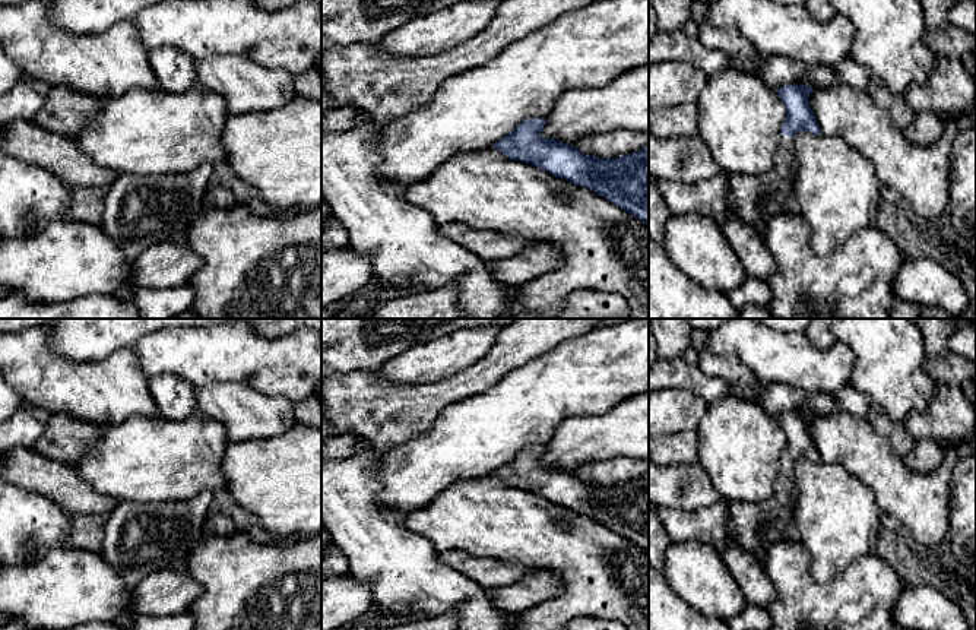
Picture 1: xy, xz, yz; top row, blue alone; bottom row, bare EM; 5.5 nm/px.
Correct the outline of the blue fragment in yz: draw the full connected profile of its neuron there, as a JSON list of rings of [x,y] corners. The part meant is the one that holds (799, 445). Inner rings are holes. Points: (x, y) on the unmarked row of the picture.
[[[785,412],[777,418],[786,446],[780,456],[780,471],[773,494],[764,501],[729,501],[728,536],[722,547],[739,547],[764,561],[769,548],[785,539],[785,529],[795,522],[798,498],[793,463],[798,459],[821,462],[818,449],[808,431],[814,417],[808,412]]]

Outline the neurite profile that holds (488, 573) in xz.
[[[457,550],[438,553],[438,558],[441,563],[462,572],[485,591],[506,586],[539,572],[538,569],[507,563],[498,558],[473,557]]]

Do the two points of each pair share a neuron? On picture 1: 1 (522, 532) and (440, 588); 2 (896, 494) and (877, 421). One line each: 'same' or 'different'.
1: different
2: different

